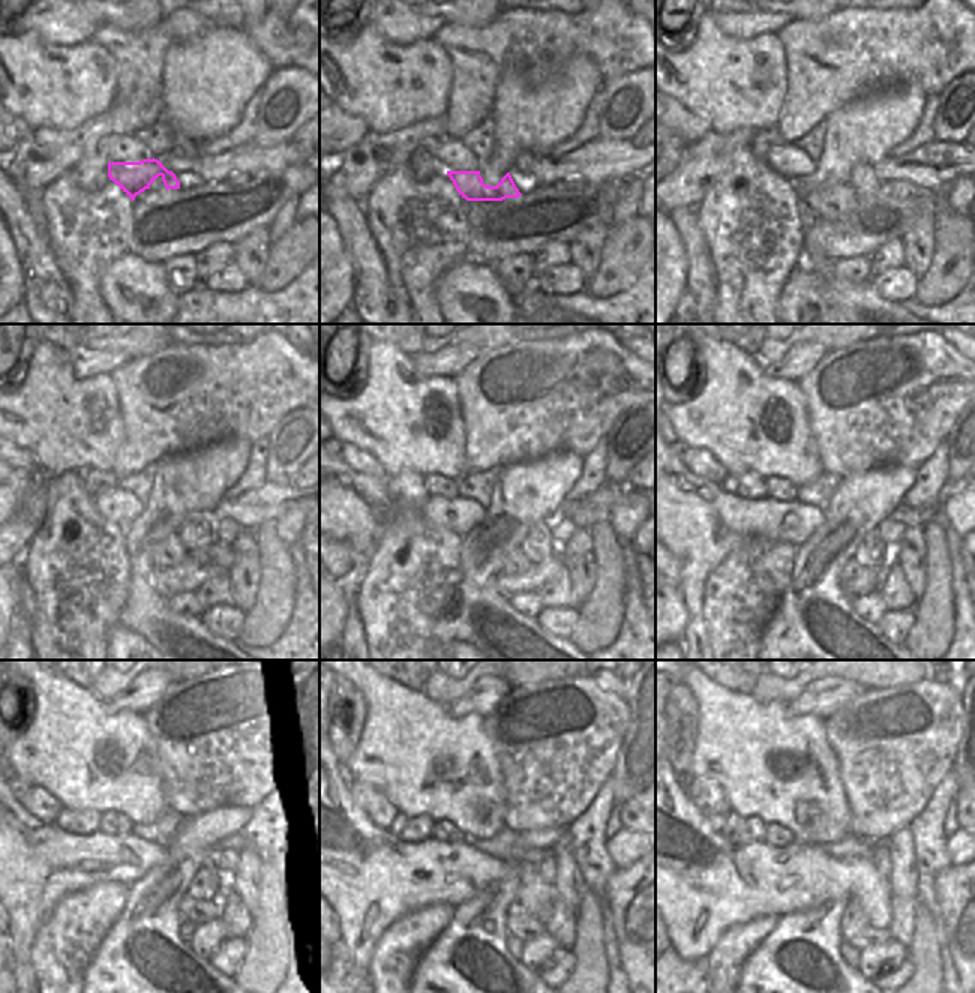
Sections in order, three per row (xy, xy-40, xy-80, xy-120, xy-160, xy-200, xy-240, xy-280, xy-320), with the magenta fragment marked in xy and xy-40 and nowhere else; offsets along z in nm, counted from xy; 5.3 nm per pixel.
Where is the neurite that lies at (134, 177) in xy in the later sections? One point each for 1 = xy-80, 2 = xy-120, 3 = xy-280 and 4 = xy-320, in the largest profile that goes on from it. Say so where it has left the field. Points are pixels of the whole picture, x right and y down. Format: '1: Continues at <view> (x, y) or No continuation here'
1: Continues at xy-80 (837, 201)
2: Continues at xy-120 (171, 551)
3: Continues at xy-280 (531, 926)
4: Continues at xy-320 (869, 936).

